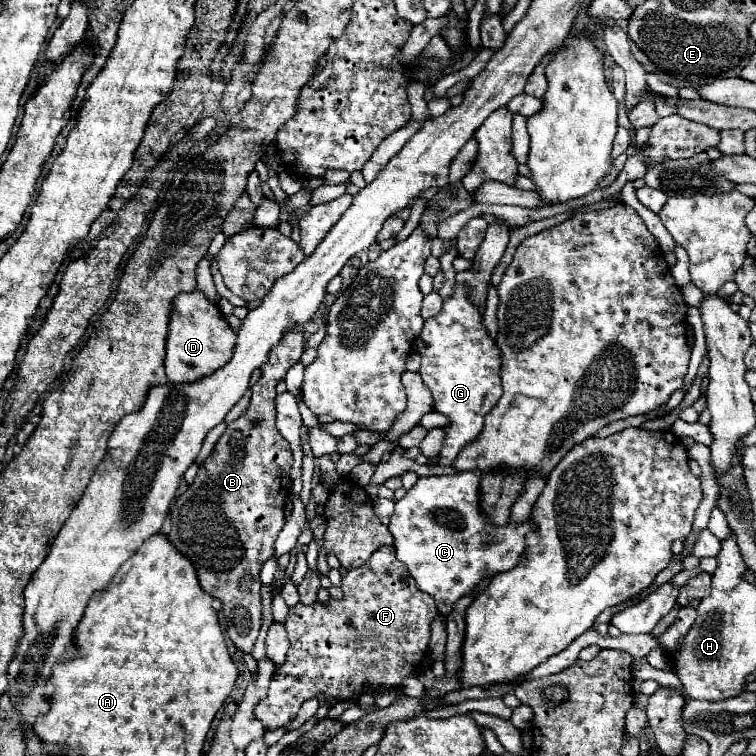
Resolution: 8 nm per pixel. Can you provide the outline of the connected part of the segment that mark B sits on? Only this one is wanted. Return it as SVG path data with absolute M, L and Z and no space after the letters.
M292 329L276 349L270 351L270 359L260 367L262 377L256 385L252 385L252 401L242 417L232 421L224 435L218 439L212 453L204 459L198 469L198 475L192 485L172 503L172 531L170 541L192 559L198 571L200 587L222 601L222 611L228 621L228 637L242 653L252 653L254 641L260 631L260 569L268 557L274 555L274 543L284 527L284 505L292 491L290 467L292 467L292 451L280 431L276 431L276 383L284 379L286 371L300 359L304 351L304 331Z

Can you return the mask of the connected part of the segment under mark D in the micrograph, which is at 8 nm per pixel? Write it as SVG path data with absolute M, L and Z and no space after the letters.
M202 291L180 293L174 299L168 339L166 339L166 375L170 383L188 383L212 375L218 367L228 363L236 343L236 333L226 323L224 313Z

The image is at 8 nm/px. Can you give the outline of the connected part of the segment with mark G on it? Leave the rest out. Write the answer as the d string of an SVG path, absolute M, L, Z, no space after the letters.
M458 283L454 293L444 299L442 311L436 317L426 319L420 333L426 343L426 347L420 349L422 381L432 391L434 411L450 419L440 451L440 467L454 465L458 453L480 435L486 413L498 403L503 394L500 383L502 355L484 325L482 311L470 301L470 291L470 285Z

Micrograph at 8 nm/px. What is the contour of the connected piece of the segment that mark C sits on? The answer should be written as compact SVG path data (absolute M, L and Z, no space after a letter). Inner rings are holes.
M464 471L442 477L420 477L418 483L396 503L390 519L390 533L398 559L408 567L416 585L436 599L438 611L448 615L456 599L486 577L508 571L524 551L524 535L530 523L490 527L478 507L478 471ZM448 525L448 527L444 527Z

